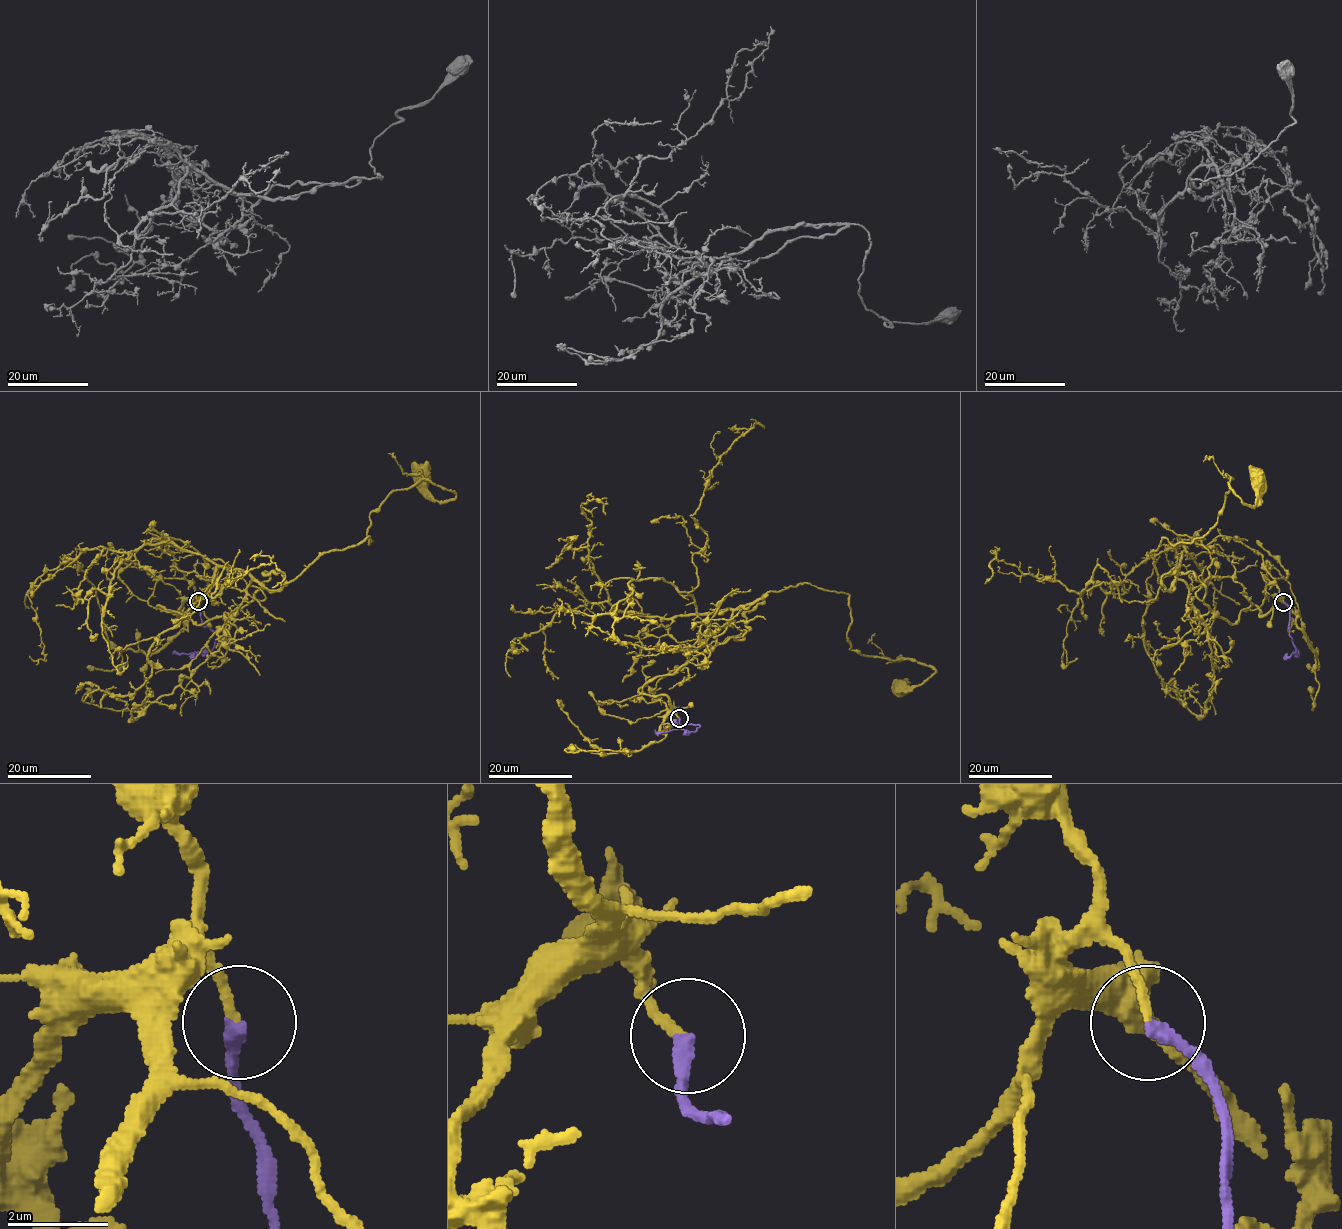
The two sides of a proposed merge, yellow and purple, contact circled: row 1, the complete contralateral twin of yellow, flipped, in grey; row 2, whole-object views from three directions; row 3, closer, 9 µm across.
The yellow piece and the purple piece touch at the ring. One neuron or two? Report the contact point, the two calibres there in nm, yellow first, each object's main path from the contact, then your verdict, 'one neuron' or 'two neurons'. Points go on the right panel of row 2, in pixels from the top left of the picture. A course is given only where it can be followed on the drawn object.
(1283, 602) | 150/280 nm | yellow via (1283, 601), (1234, 624), (1200, 615), (1150, 556), (1164, 538), (1201, 538), (1228, 483), (1254, 506), (1256, 482) | purple via (1283, 601), (1289, 609), (1288, 627), (1296, 654), (1293, 654) | one neuron

